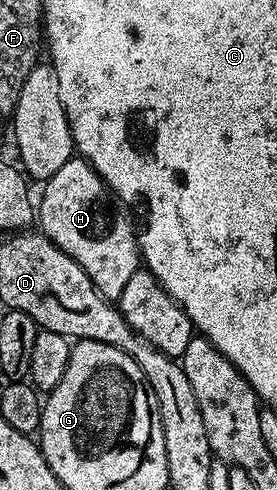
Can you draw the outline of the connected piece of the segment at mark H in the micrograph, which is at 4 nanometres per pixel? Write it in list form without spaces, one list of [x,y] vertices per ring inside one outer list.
[[[73,156],[68,159],[68,163],[64,163],[64,167],[60,167],[60,171],[56,171],[56,175],[52,175],[41,186],[42,198],[37,198],[36,201],[36,225],[42,234],[48,238],[56,247],[60,247],[60,251],[64,251],[72,259],[76,259],[76,263],[80,263],[80,267],[84,267],[84,271],[88,275],[88,279],[92,279],[92,283],[98,288],[98,292],[107,299],[117,299],[120,291],[124,291],[124,283],[128,283],[128,279],[132,279],[132,275],[138,268],[140,268],[140,254],[138,251],[138,233],[136,232],[136,221],[132,216],[129,208],[123,207],[117,200],[112,199],[112,194],[104,184],[101,177],[93,169],[89,163],[86,162],[85,157]]]

